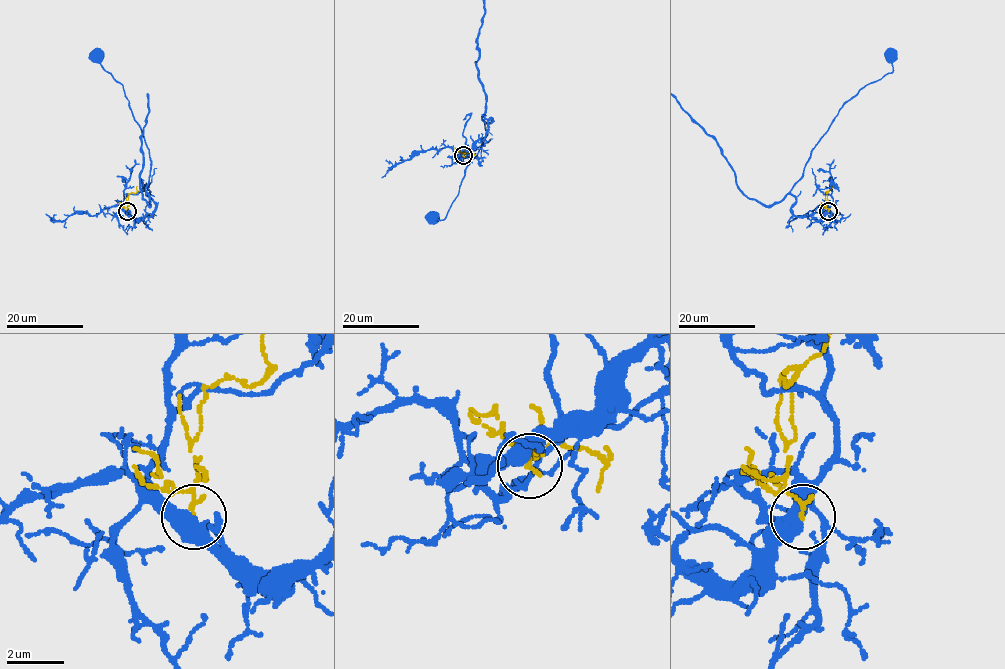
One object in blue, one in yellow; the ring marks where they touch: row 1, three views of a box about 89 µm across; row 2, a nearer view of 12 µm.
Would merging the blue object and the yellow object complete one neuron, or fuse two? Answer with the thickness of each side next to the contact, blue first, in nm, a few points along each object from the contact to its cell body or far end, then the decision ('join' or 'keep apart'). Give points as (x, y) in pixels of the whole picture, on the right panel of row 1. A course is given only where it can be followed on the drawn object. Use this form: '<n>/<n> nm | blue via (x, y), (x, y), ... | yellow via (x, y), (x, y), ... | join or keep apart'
480/150 nm | blue via (828, 211), (820, 219), (795, 216), (790, 189), (840, 109), (865, 86), (893, 71), (891, 52) | yellow via (828, 211), (825, 192), (832, 186) | keep apart

